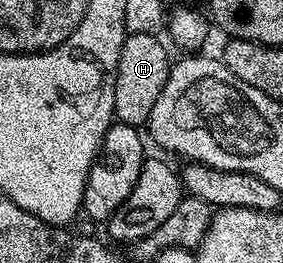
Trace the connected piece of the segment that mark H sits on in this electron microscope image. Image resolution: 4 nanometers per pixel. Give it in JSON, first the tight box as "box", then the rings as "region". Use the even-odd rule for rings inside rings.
{"box":[113,33,172,127],"region":[[[128,33],[122,43],[113,95],[115,118],[121,123],[140,127],[149,122],[152,107],[156,105],[172,66],[172,59],[166,51],[167,44],[160,40],[158,35]]]}

